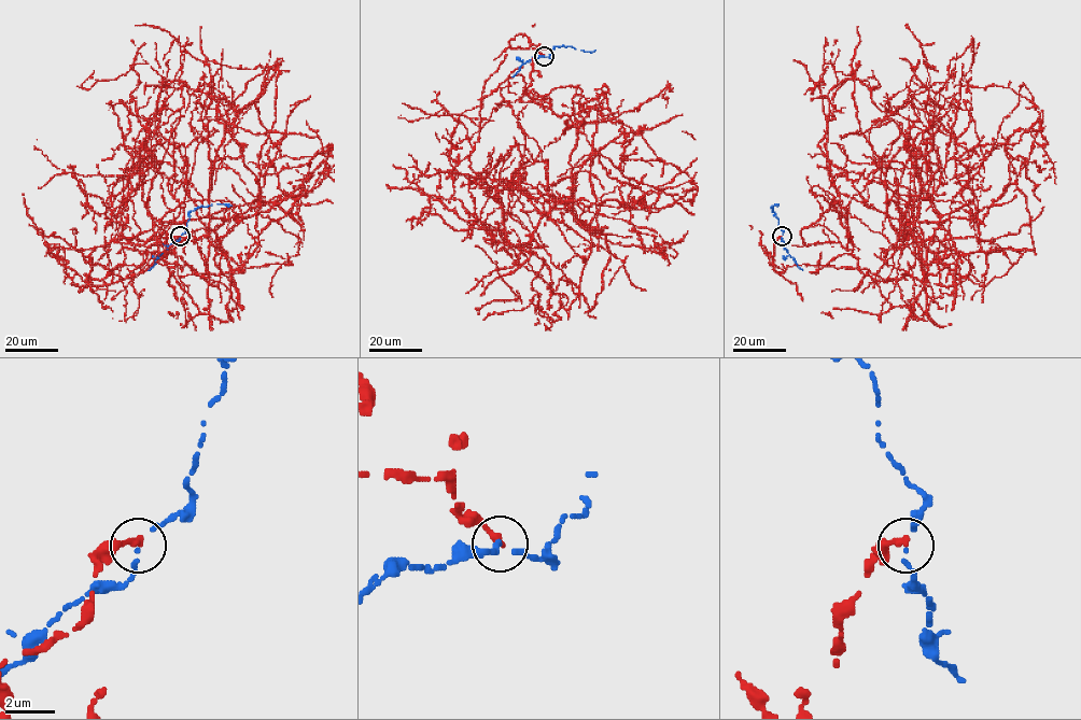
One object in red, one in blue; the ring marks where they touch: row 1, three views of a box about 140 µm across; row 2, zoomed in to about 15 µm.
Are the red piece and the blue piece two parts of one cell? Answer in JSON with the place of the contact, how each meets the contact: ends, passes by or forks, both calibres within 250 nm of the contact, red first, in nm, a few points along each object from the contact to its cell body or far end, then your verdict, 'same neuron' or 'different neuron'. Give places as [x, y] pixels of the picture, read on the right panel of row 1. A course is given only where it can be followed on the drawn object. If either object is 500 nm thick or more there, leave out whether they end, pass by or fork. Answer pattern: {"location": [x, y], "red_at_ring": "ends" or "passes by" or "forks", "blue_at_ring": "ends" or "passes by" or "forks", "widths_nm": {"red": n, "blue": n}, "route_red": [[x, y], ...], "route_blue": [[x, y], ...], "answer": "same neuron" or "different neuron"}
{"location": [782, 236], "red_at_ring": "ends", "blue_at_ring": "passes by", "widths_nm": {"red": 280, "blue": 130}, "route_red": [[782, 236], [778, 267], [969, 273], [893, 120], [858, 133], [896, 250], [851, 254], [816, 83], [872, 70]], "route_blue": [[782, 237], [784, 231], [772, 210], [776, 205]], "answer": "different neuron"}

